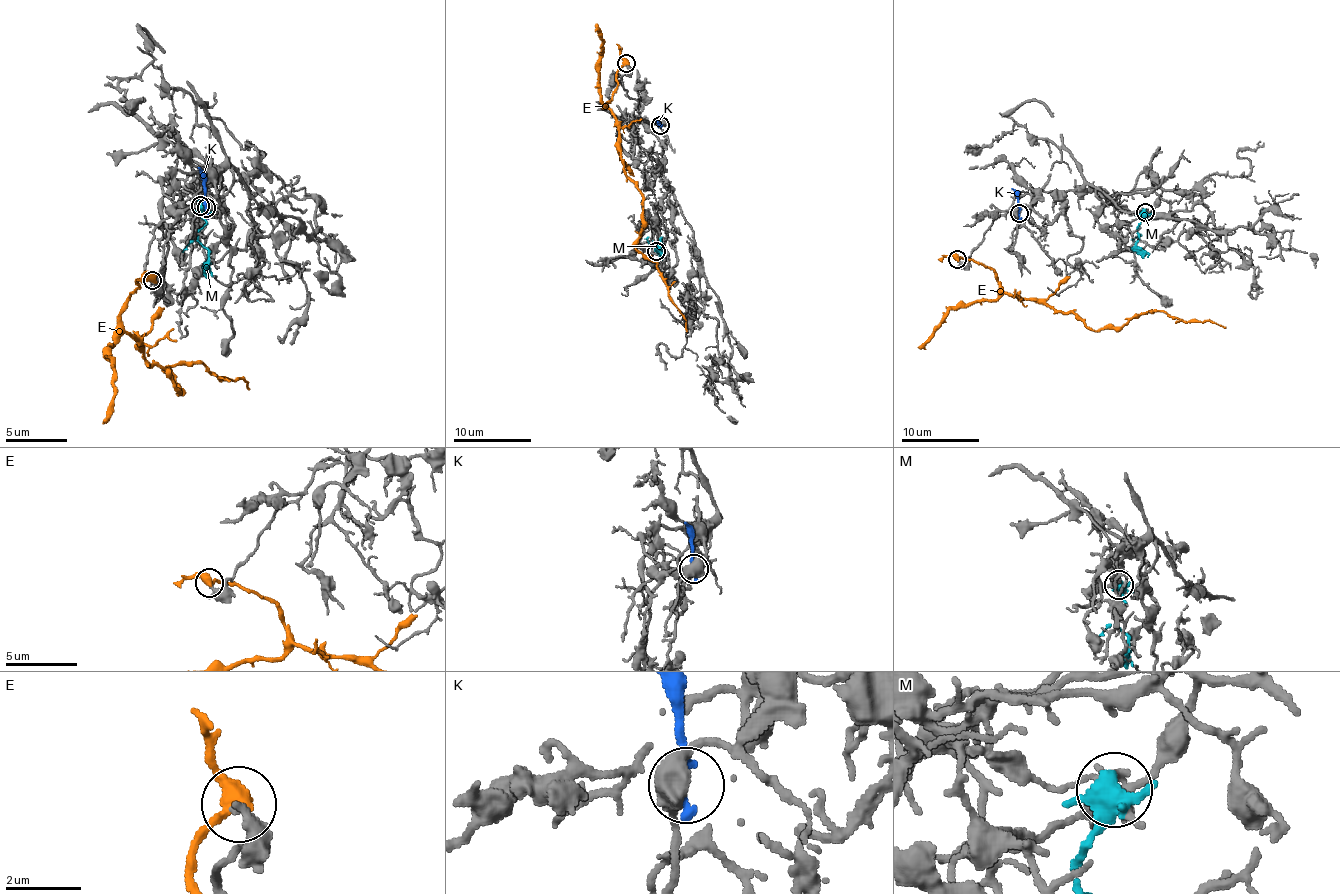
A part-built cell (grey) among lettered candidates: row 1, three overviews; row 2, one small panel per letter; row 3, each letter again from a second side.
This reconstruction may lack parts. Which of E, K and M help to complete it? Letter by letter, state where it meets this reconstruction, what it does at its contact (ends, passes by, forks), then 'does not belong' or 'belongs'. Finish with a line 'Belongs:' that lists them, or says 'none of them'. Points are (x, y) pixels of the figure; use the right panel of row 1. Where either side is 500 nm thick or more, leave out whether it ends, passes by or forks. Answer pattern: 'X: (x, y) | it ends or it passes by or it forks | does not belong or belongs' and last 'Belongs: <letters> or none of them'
E: (957, 259) | it passes by | does not belong
K: (1019, 213) | does not belong
M: (1145, 212) | it forks | does not belong
Belongs: none of them

